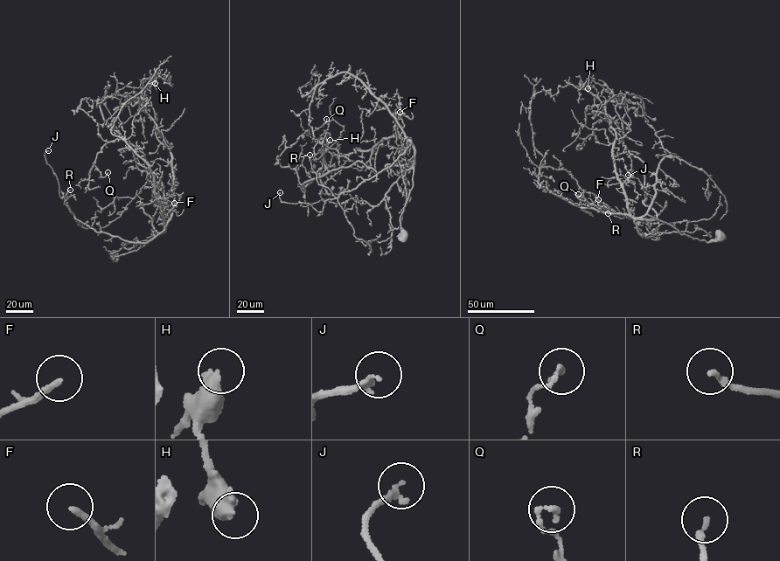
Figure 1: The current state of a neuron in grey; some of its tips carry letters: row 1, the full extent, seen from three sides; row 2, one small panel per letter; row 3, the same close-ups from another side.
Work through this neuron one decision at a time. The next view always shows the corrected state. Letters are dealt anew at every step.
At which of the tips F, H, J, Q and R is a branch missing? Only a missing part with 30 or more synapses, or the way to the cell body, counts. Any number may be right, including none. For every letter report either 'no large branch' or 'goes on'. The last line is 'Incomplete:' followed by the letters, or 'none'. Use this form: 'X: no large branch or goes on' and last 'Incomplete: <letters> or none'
F: no large branch
H: no large branch
J: no large branch
Q: no large branch
R: no large branch
Incomplete: none

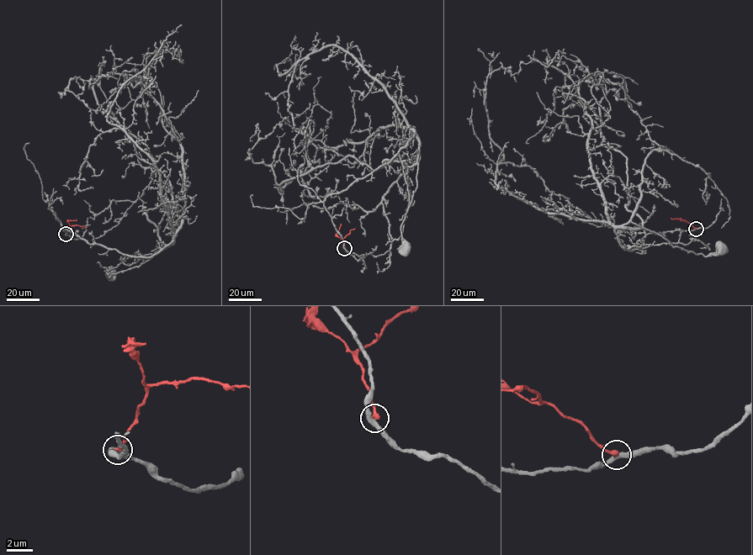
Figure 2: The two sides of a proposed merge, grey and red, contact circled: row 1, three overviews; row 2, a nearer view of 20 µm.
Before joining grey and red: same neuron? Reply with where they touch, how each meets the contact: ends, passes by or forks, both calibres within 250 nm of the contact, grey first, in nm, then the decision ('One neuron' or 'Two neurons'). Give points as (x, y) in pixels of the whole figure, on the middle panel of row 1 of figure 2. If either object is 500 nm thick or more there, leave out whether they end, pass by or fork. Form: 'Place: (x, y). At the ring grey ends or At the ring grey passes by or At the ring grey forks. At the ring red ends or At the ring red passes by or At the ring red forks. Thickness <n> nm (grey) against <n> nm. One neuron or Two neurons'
Place: (344, 248). At the ring grey passes by. At the ring red ends. Thickness 360 nm (grey) against 320 nm. Two neurons

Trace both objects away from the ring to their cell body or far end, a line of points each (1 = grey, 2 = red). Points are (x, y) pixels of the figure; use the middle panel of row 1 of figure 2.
1: (344, 248), (324, 205), (326, 198), (386, 164), (415, 134), (419, 141), (417, 184), (401, 224), (405, 247)
2: (344, 247), (342, 240), (336, 235), (341, 224)

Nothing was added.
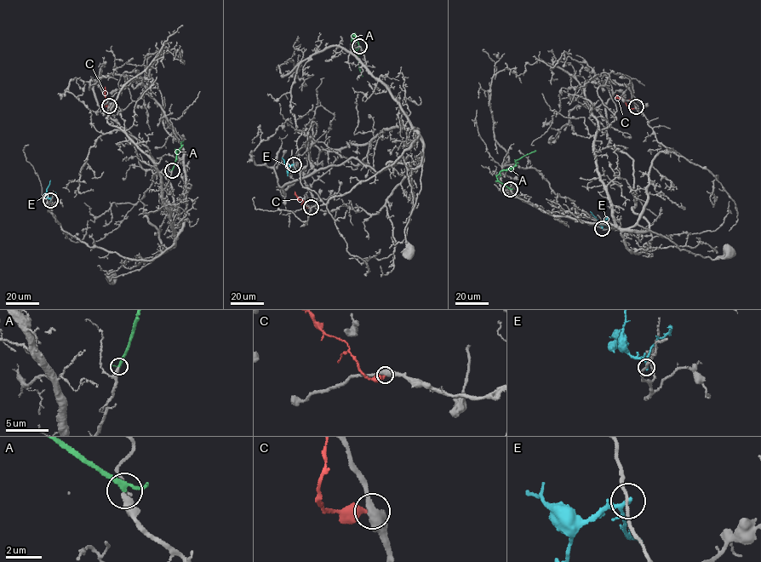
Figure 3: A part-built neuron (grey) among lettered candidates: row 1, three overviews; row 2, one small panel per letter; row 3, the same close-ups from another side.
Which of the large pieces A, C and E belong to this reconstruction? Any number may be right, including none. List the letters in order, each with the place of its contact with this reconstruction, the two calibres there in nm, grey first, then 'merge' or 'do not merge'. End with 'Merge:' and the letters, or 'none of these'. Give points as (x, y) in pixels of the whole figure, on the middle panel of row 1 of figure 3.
A: (359, 46) | 360/240 nm | merge
C: (311, 207) | 480/360 nm | do not merge
E: (294, 164) | 170/180 nm | do not merge
Merge: A

